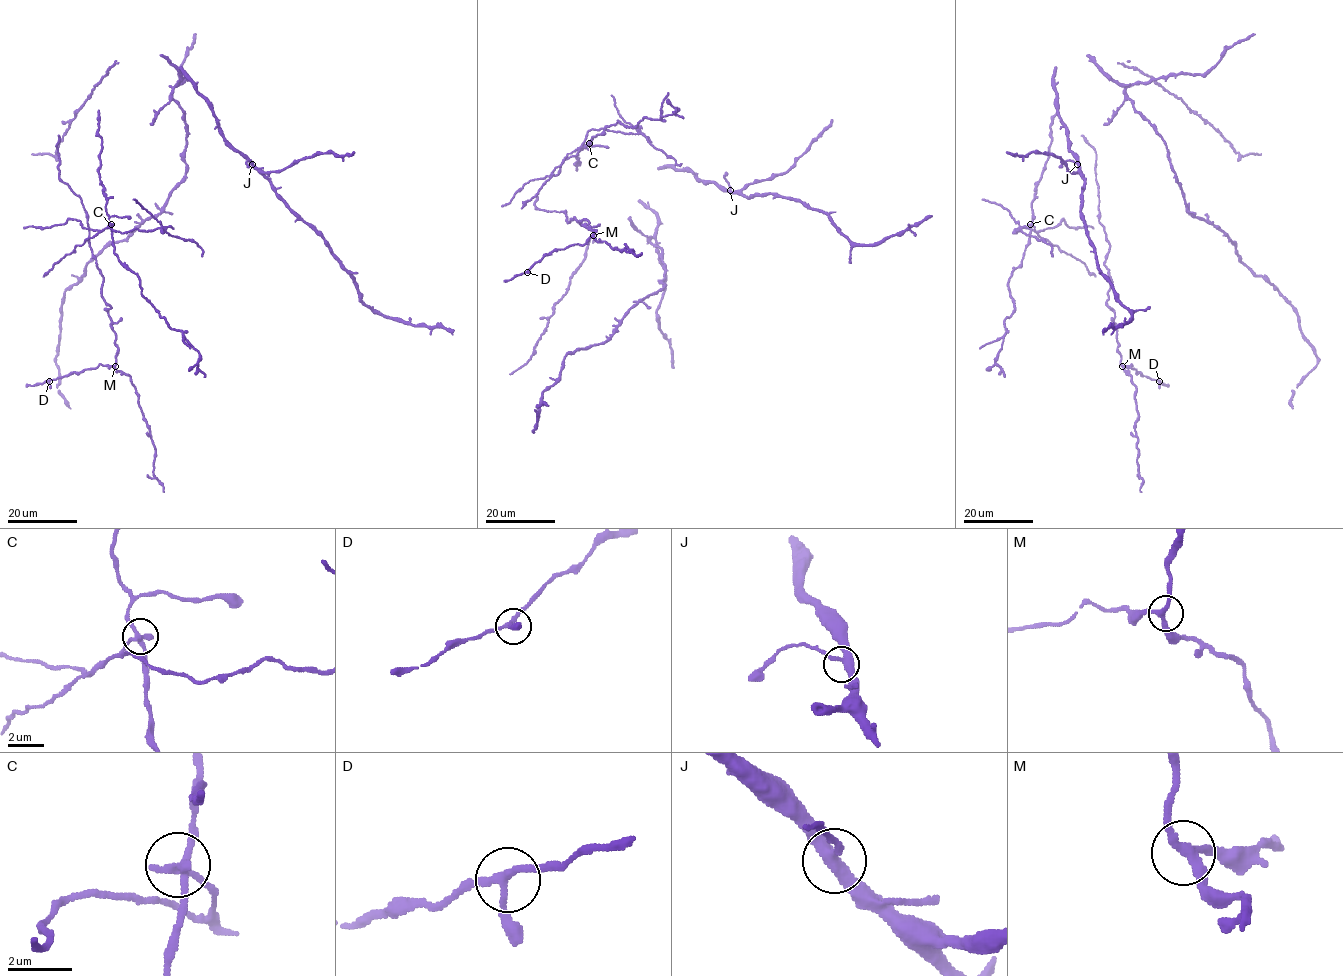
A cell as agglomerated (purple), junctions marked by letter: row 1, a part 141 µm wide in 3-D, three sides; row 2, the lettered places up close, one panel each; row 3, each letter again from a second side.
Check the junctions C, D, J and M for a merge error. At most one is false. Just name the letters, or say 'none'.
C

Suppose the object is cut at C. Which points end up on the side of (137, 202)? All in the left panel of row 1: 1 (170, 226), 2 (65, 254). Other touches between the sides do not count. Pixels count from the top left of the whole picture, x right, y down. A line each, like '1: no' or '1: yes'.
1: yes
2: yes

